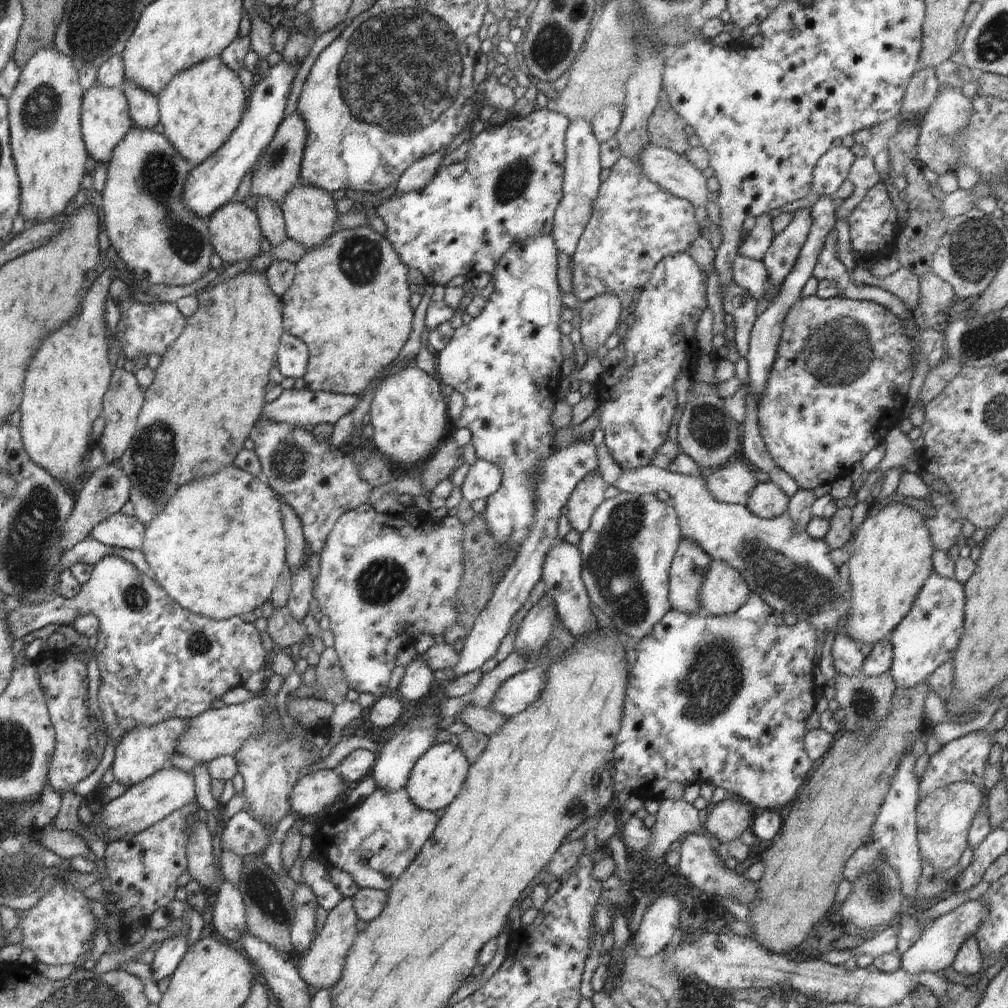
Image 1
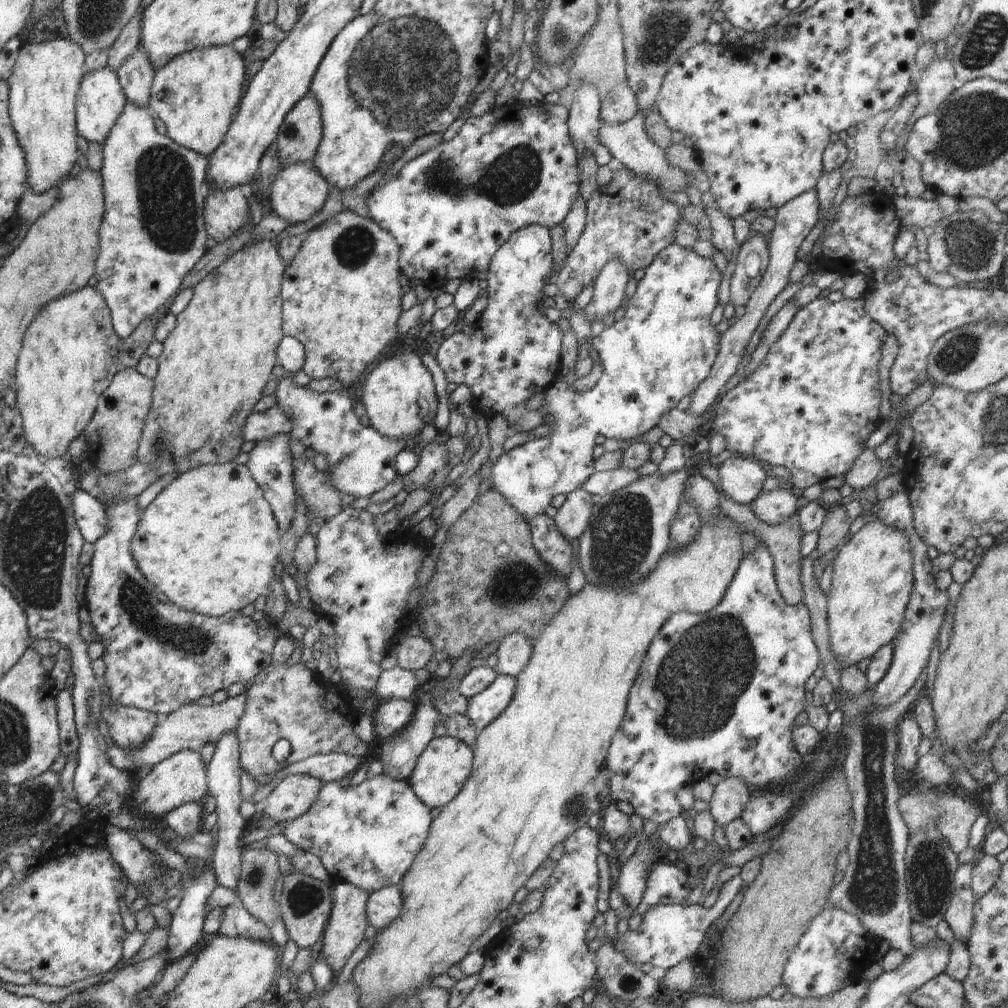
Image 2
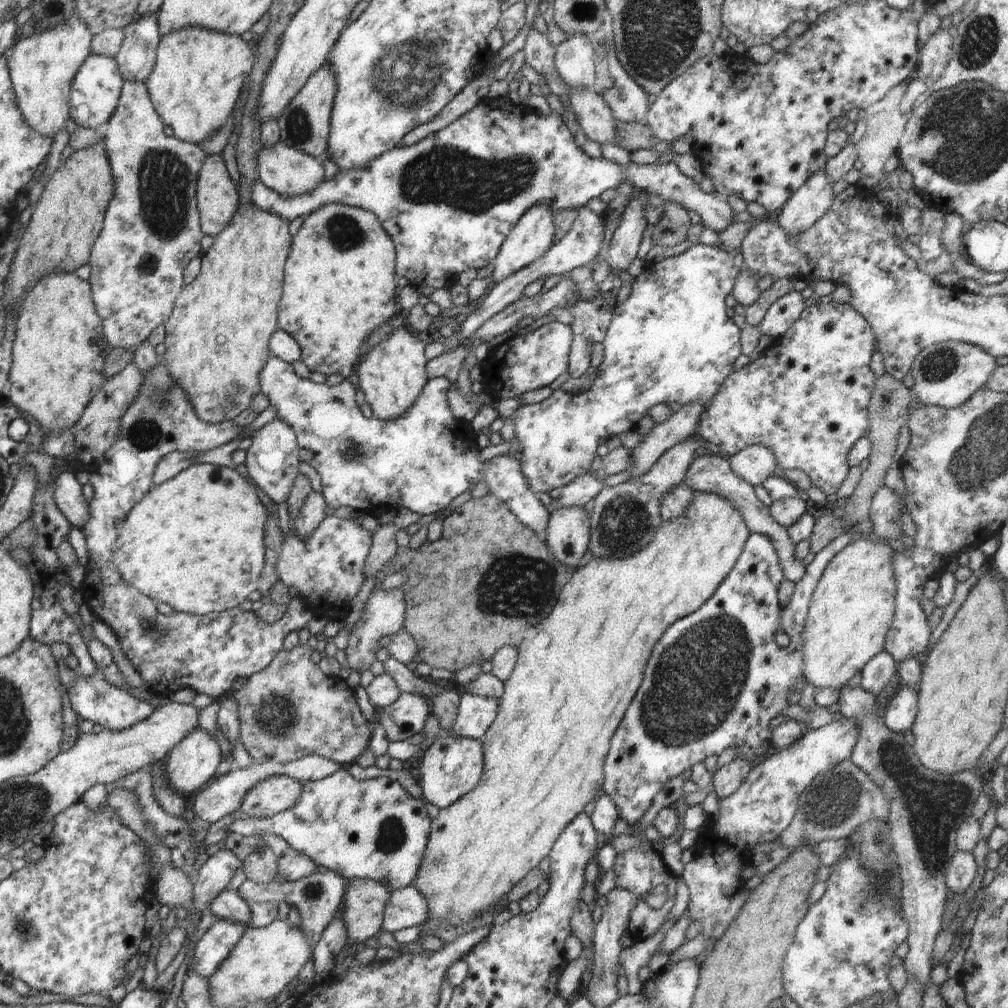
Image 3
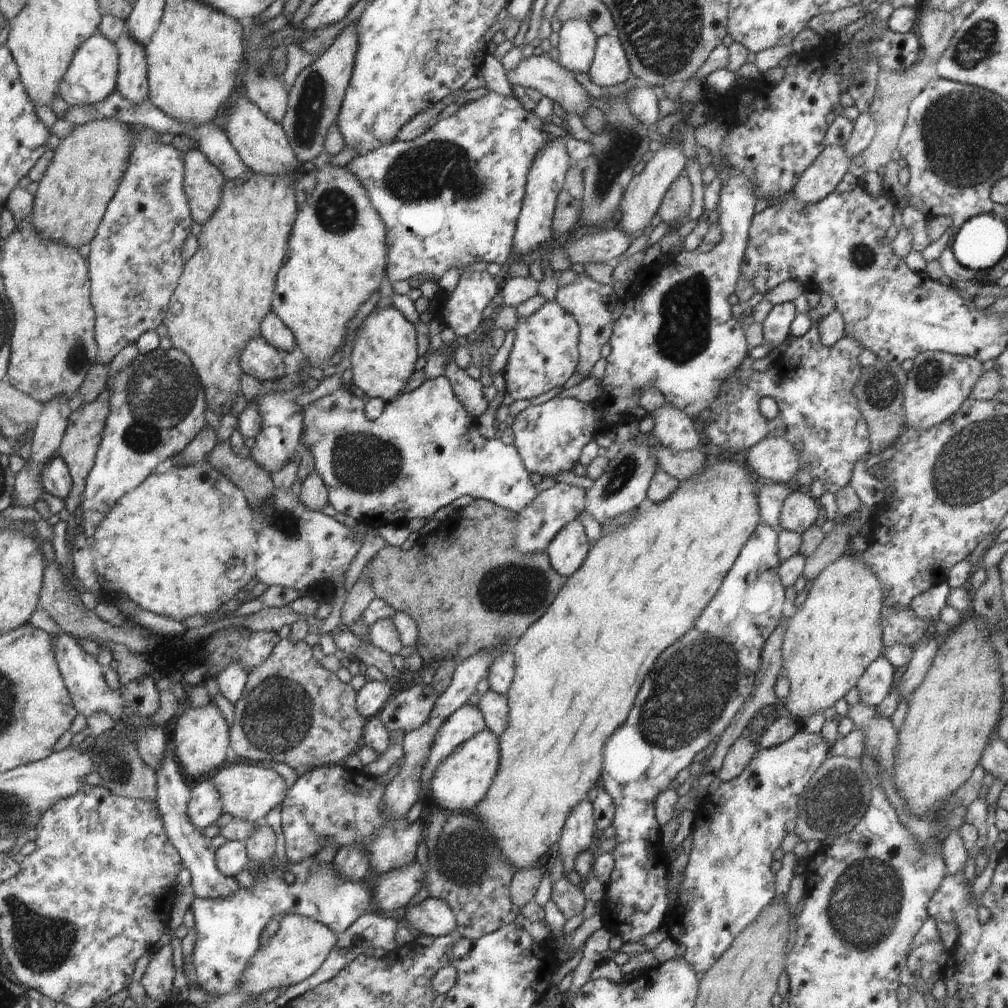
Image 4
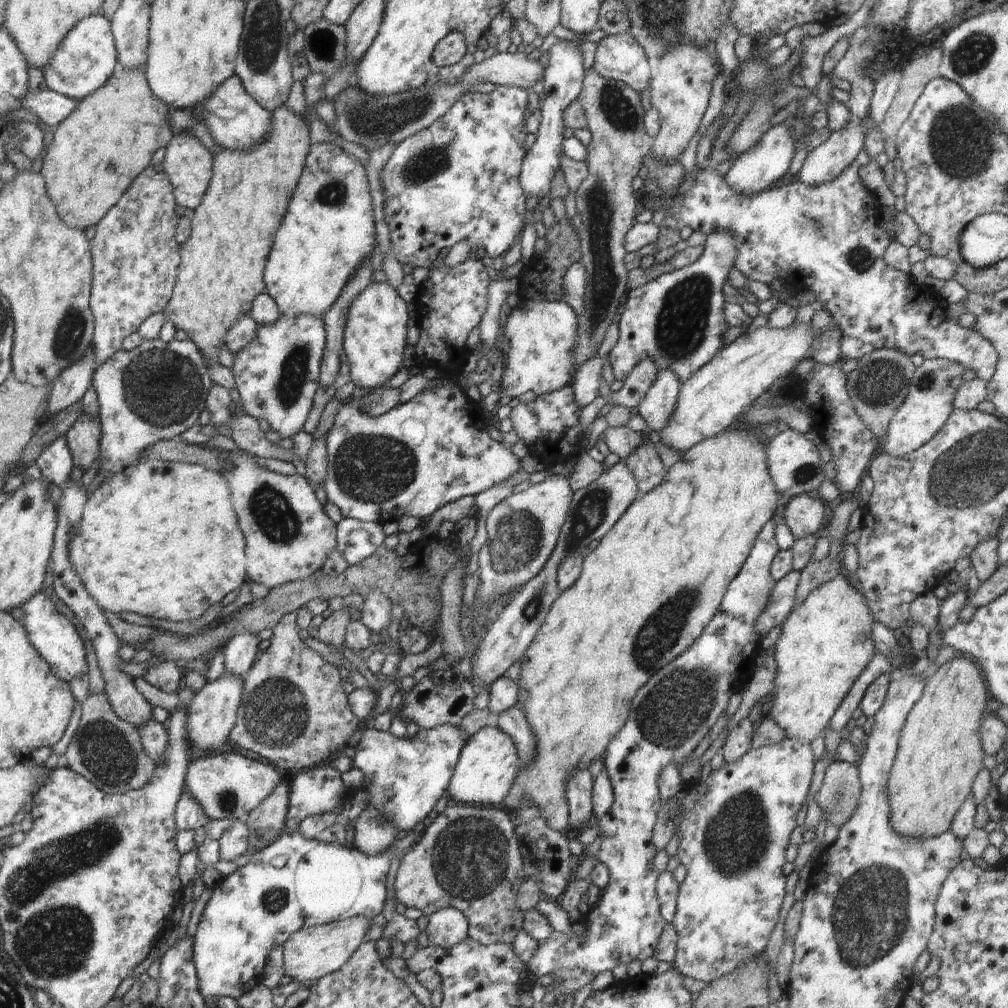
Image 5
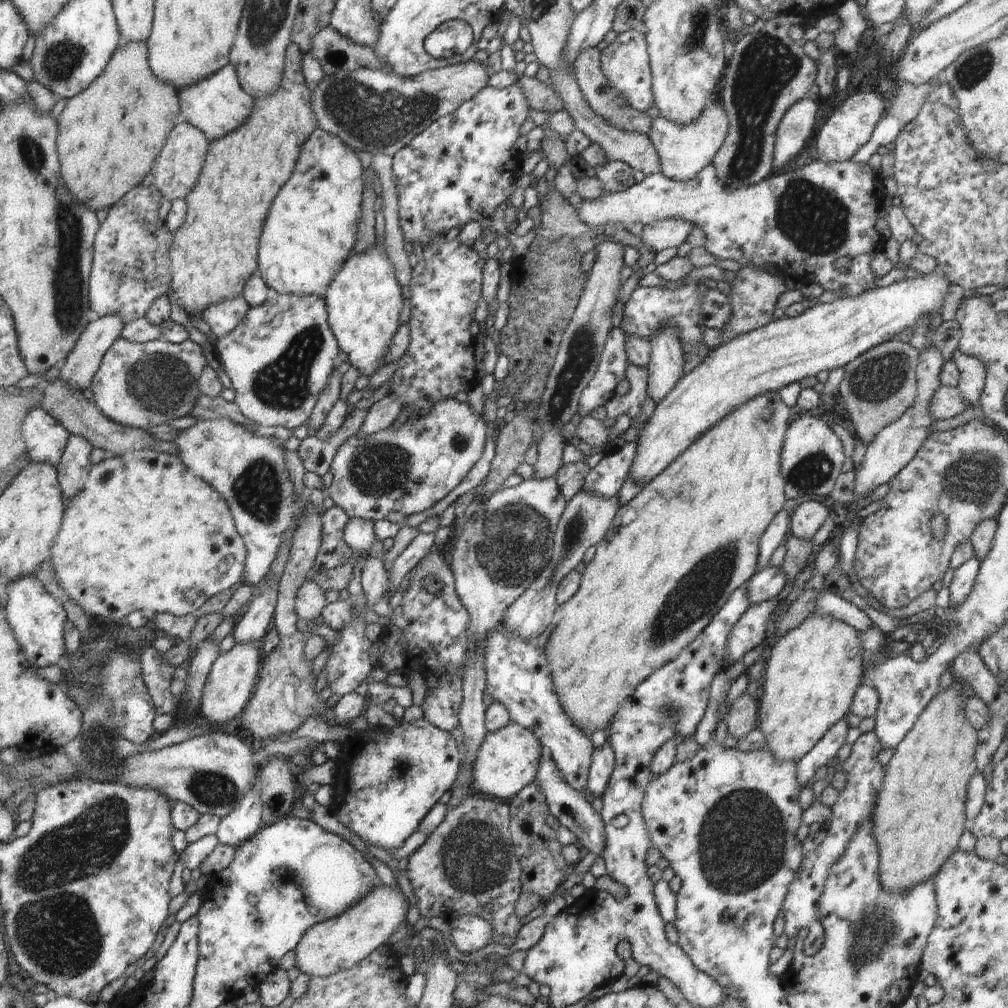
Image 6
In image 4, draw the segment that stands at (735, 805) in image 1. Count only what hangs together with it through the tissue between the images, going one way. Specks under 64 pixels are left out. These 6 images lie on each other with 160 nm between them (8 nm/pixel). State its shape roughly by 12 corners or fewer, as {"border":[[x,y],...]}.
{"border":[[742,734],[725,755],[720,780],[738,778],[759,749]]}

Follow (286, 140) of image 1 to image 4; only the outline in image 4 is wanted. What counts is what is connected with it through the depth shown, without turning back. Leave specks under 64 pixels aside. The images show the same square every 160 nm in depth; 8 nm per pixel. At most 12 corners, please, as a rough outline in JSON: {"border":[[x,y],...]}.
{"border":[[356,20],[288,87],[281,126],[301,164],[323,153],[358,50]]}

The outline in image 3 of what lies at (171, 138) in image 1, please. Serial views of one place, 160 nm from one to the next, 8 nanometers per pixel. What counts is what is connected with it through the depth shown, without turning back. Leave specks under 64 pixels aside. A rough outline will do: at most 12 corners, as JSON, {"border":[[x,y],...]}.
{"border":[[238,34],[161,36],[145,84],[198,145],[230,118],[255,56]]}

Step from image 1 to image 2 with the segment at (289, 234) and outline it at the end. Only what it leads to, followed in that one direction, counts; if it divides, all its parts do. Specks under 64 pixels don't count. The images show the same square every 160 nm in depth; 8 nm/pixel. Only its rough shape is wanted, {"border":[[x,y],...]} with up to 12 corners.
{"border":[[307,163],[278,171],[270,206],[298,224],[319,214],[330,187]]}

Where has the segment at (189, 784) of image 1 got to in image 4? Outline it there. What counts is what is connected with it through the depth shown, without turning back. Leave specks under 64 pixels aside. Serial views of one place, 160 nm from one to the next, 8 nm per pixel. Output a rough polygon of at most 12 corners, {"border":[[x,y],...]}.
{"border":[[218,706],[188,708],[171,746],[186,777],[220,769],[230,727]]}

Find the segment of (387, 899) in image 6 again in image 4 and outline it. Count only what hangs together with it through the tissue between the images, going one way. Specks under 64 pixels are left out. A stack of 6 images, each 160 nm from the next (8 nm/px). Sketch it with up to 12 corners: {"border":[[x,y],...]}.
{"border":[[279,921],[239,992],[256,996],[310,978],[338,944],[325,923]]}

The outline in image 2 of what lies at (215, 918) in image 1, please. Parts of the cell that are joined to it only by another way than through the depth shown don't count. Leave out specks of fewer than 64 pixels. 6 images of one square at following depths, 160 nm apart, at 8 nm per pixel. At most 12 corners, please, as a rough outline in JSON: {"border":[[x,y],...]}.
{"border":[[222,735],[207,766],[218,832],[210,862],[217,884],[241,876],[239,744]]}

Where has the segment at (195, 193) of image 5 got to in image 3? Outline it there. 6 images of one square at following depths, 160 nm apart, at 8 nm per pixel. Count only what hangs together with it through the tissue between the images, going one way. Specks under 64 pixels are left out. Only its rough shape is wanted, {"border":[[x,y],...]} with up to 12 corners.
{"border":[[222,154],[196,180],[203,235],[218,236],[239,195]]}

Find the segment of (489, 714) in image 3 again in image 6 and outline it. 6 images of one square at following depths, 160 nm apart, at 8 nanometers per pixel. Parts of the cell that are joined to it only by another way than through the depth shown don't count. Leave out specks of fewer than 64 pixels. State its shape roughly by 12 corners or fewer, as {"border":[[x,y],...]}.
{"border":[[424,718],[368,733],[329,808],[390,852],[462,753]]}

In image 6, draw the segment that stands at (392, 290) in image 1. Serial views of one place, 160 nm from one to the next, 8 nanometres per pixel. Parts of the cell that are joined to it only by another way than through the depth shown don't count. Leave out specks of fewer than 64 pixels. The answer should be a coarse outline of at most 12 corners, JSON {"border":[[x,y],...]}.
{"border":[[318,127],[272,201],[258,276],[322,297],[354,248],[359,153]]}

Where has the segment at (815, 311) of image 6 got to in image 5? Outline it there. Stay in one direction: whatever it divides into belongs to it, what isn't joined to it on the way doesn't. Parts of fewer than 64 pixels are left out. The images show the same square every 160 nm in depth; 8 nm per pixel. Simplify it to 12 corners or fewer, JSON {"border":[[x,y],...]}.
{"border":[[826,328],[750,330],[681,384],[658,436],[681,453],[794,375]]}

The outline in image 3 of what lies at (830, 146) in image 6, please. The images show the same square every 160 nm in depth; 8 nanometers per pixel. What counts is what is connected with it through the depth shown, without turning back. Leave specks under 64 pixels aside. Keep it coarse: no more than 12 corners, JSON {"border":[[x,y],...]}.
{"border":[[826,168],[814,172],[774,216],[788,236],[804,233],[835,196]]}

